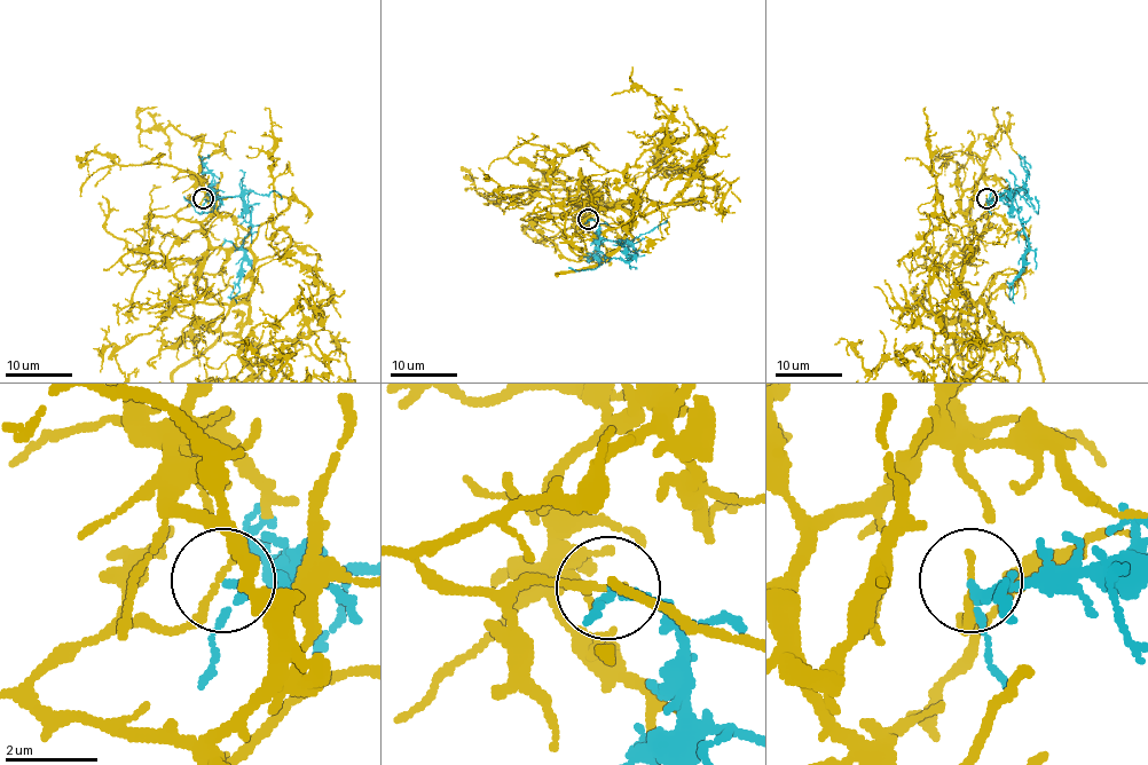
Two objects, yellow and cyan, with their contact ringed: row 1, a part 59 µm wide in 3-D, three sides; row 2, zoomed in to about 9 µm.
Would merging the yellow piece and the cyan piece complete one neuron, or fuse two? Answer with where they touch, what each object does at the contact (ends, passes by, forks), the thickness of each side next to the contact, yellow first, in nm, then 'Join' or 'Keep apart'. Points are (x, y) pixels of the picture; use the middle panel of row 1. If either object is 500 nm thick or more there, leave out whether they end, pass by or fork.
Place: (588, 219). At the ring yellow ends. At the ring cyan passes by. Thickness 180 nm (yellow) against 150 nm. Keep apart

